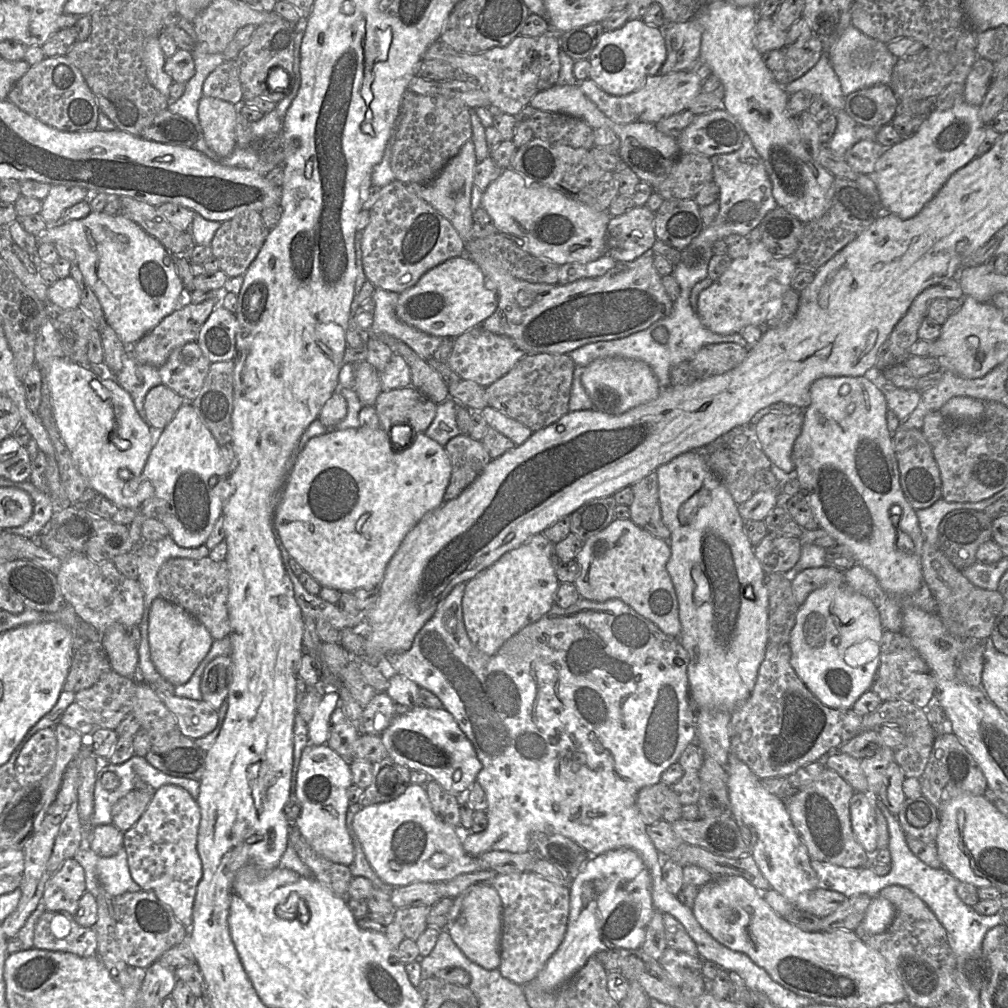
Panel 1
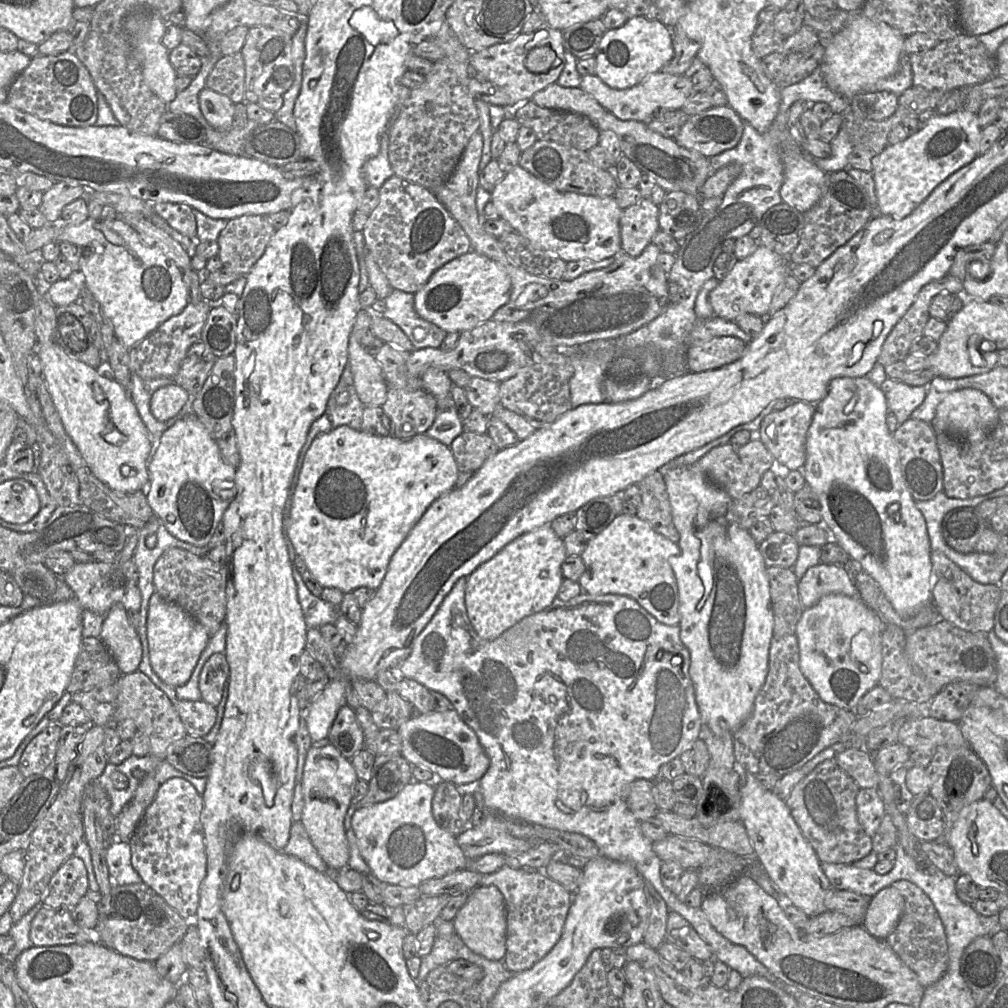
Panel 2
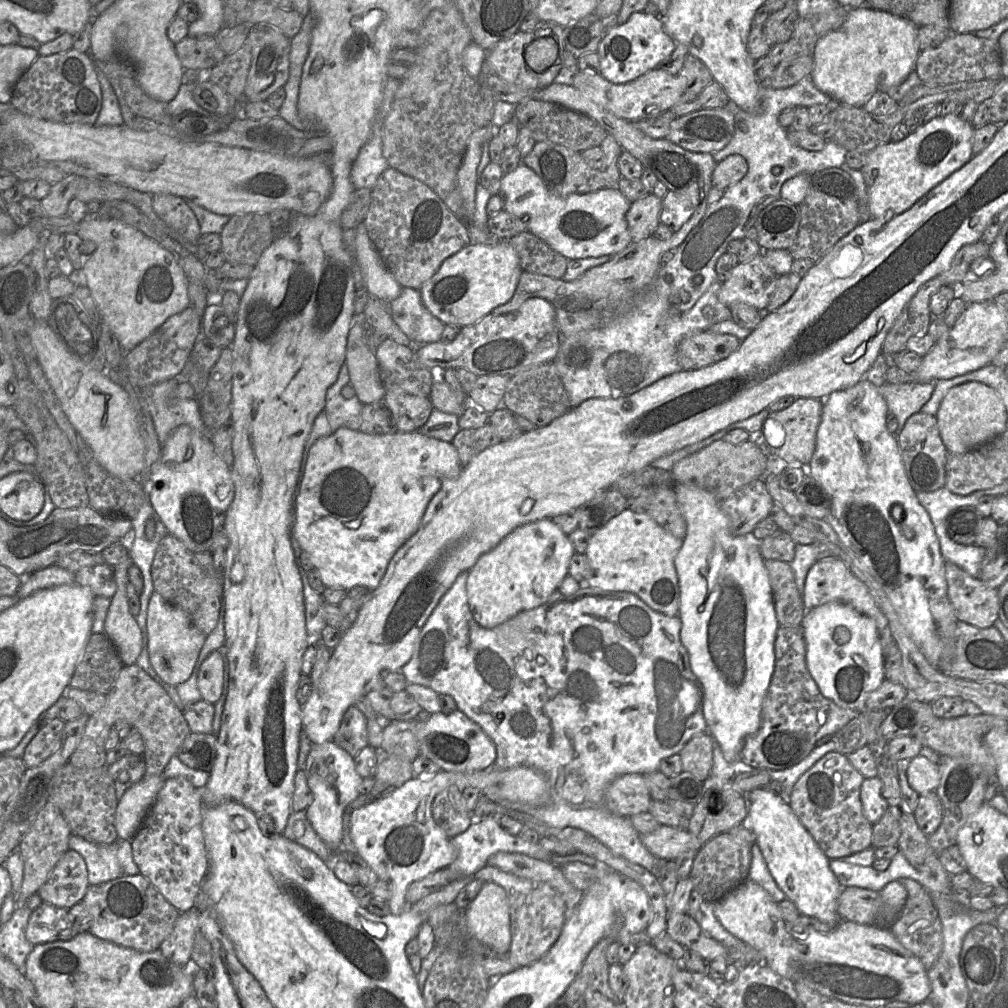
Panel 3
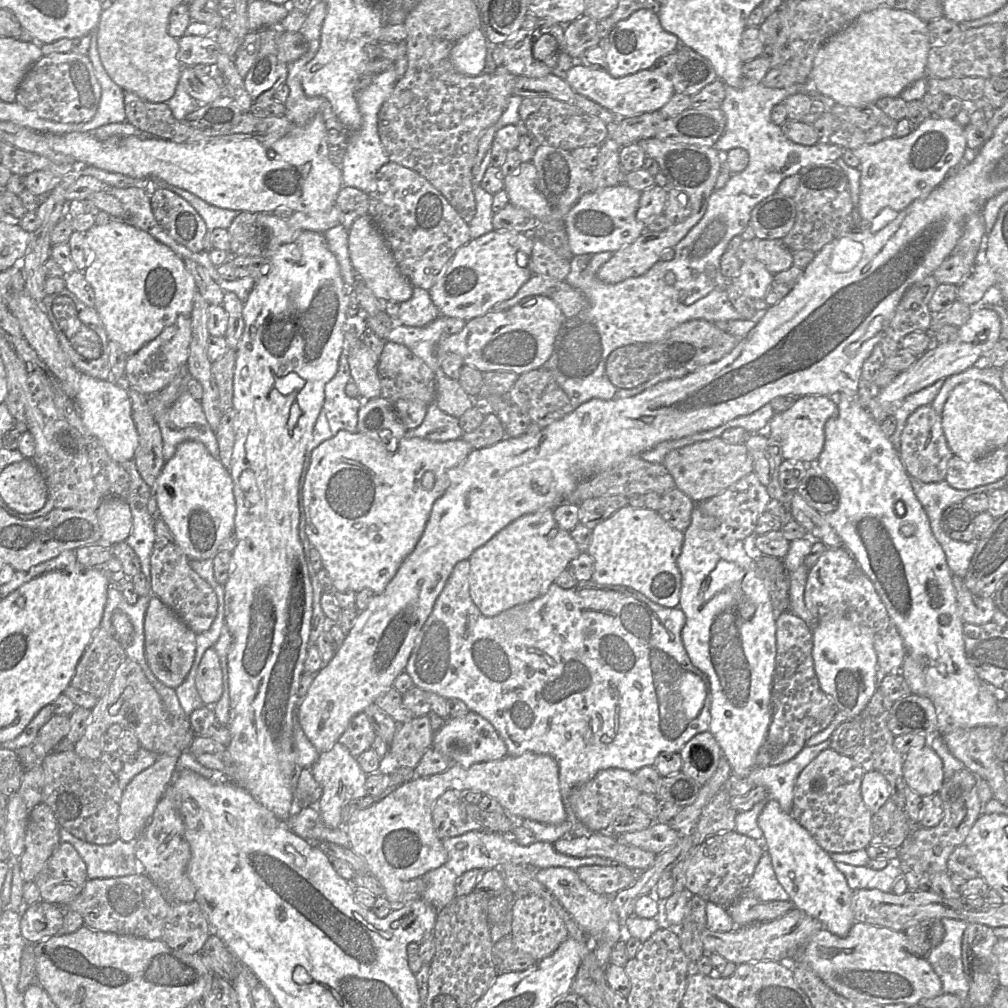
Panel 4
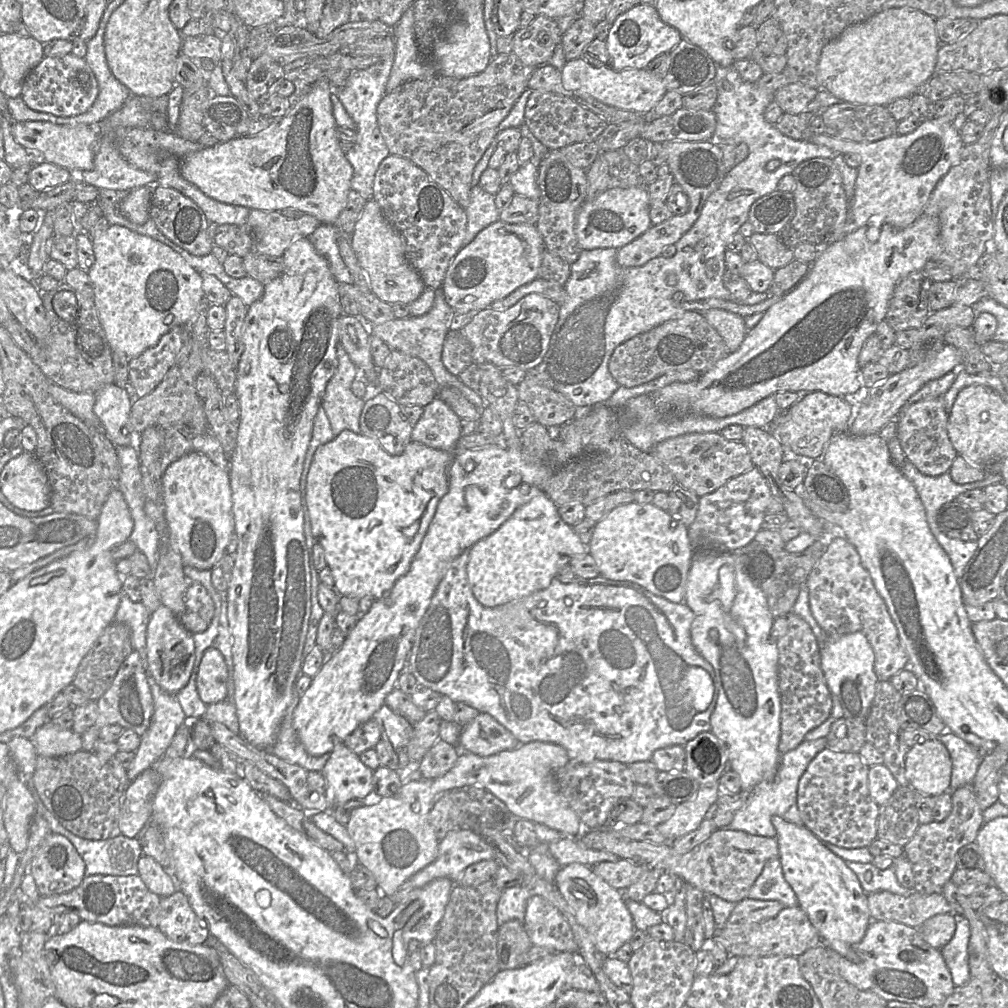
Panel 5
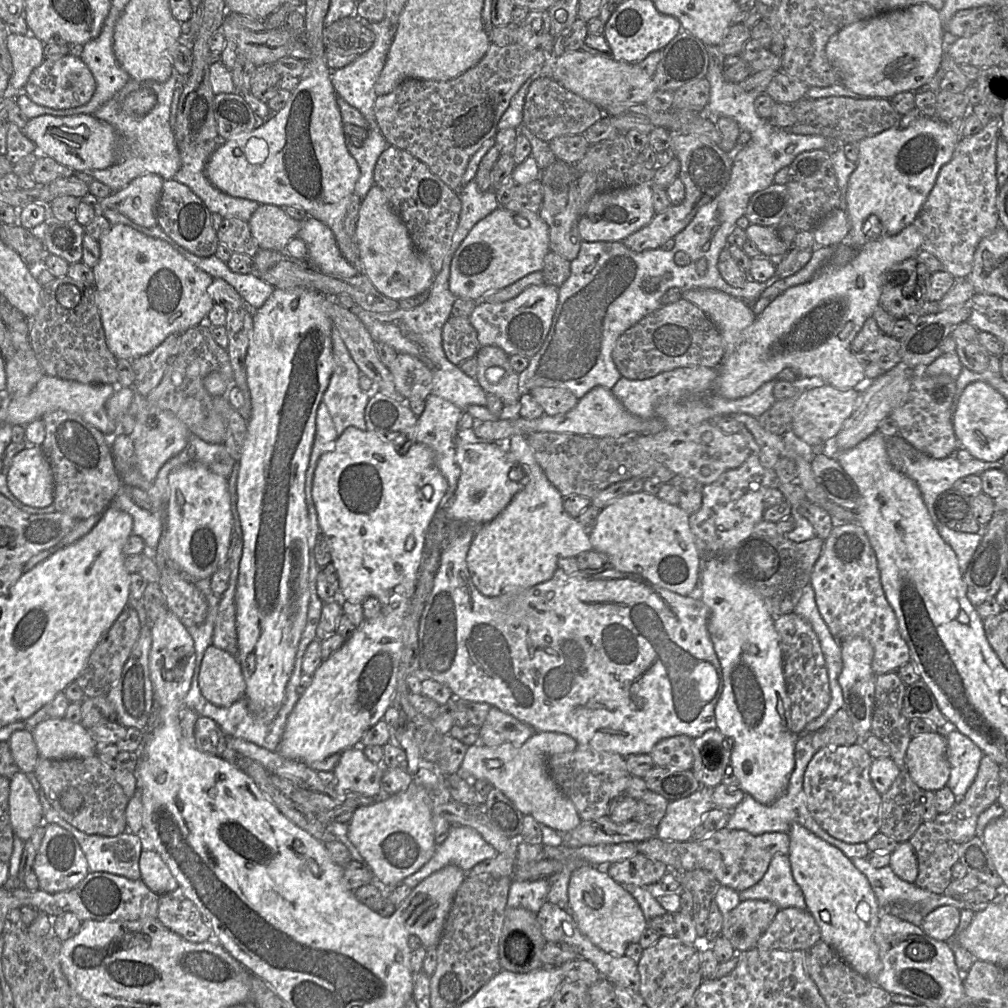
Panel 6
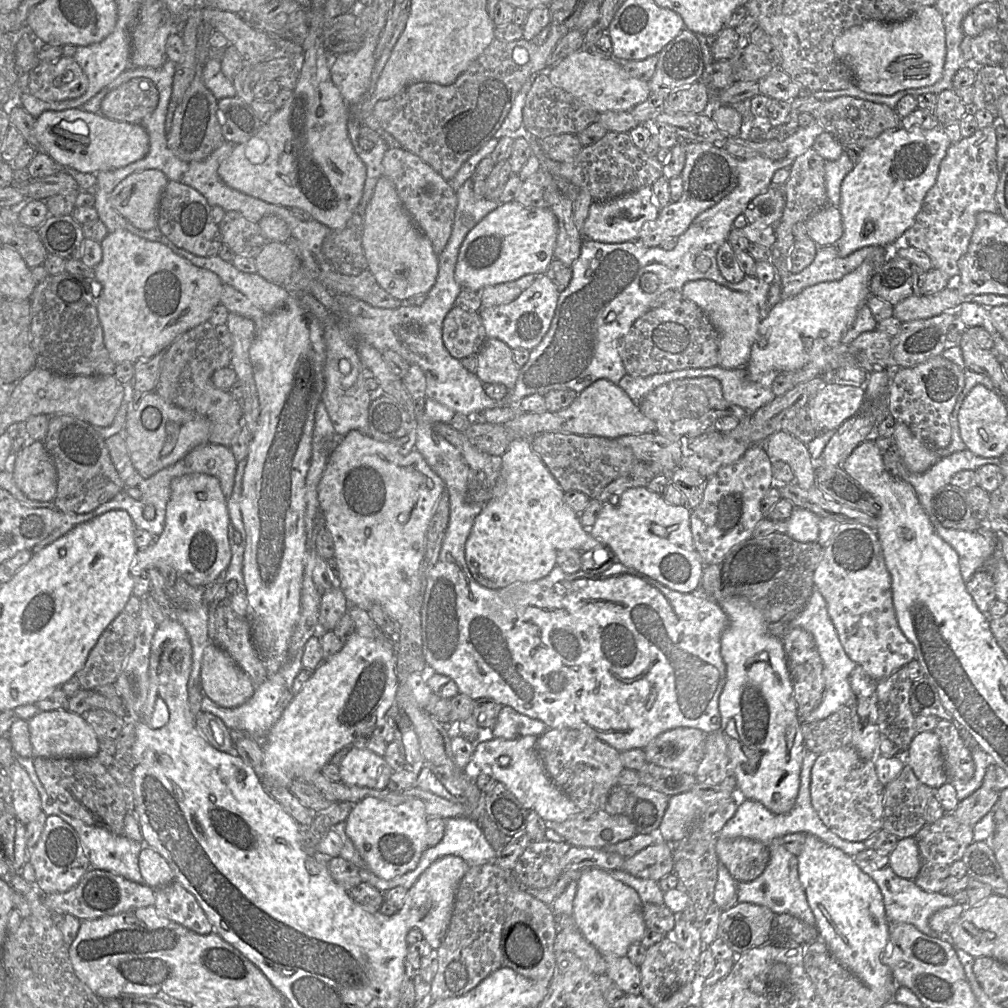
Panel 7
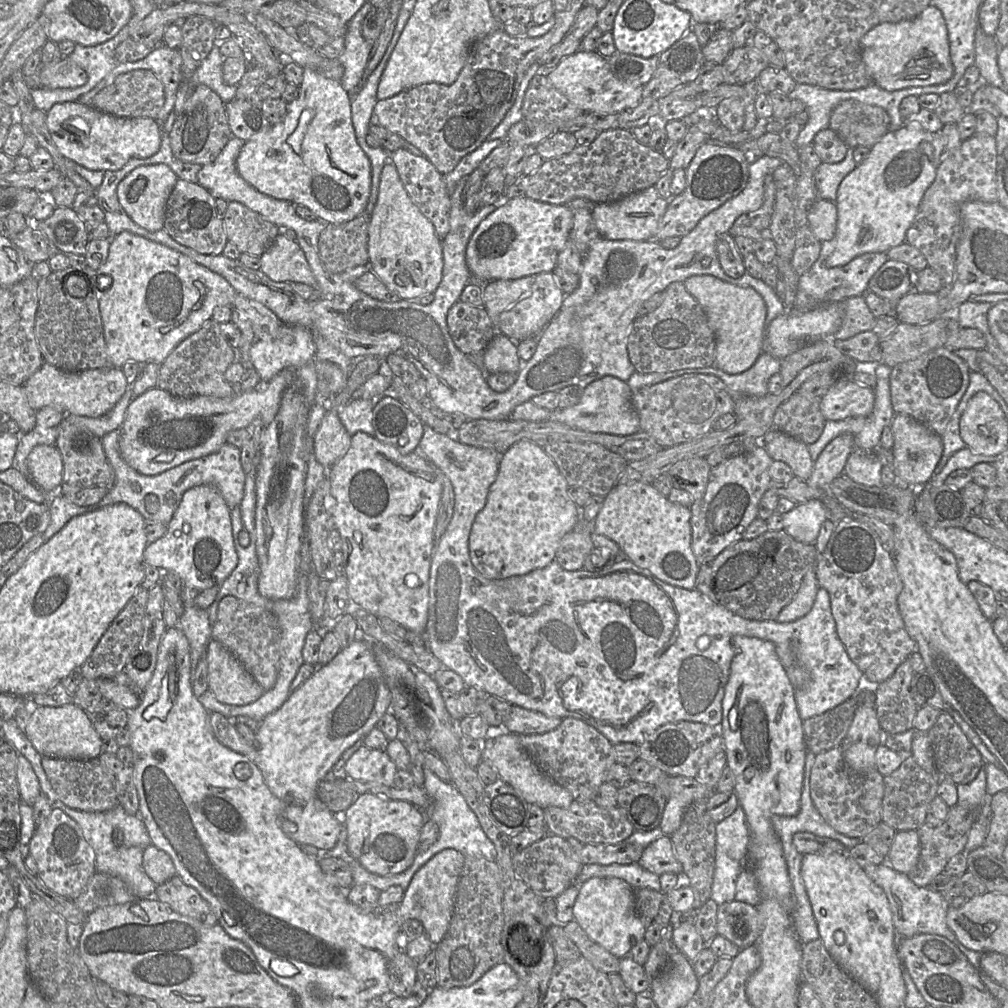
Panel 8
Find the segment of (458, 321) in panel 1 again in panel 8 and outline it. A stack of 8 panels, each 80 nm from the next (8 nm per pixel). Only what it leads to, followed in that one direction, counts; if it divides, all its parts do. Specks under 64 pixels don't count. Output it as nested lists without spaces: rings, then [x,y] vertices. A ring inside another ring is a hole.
[[[526,196],[504,199],[498,205],[468,241],[465,259],[471,281],[487,283],[552,272],[573,227],[574,210],[567,204],[554,205]]]

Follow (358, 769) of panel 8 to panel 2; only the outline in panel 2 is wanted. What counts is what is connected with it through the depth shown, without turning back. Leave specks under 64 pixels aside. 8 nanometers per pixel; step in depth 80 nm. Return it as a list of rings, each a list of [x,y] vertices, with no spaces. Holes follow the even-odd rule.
[[[328,738],[313,743],[305,759],[301,780],[304,808],[300,821],[319,856],[329,868],[348,867],[350,853],[344,830],[344,818],[353,802],[353,789],[357,782],[358,778],[351,760],[346,759]]]

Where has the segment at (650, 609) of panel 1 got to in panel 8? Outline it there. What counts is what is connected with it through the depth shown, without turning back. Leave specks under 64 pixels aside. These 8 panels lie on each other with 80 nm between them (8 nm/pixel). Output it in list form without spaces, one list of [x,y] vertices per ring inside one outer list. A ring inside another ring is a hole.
[[[652,484],[615,485],[604,497],[593,522],[593,533],[613,540],[620,547],[623,557],[648,570],[659,580],[691,590],[696,586],[700,564],[692,550],[690,518],[690,507],[669,501]]]

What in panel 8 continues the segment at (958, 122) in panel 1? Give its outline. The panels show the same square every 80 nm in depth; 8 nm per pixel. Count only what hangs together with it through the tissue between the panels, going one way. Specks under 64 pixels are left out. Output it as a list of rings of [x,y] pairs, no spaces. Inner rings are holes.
[[[901,127],[887,132],[870,148],[870,152],[840,183],[836,196],[838,213],[836,245],[826,259],[829,268],[844,266],[855,257],[868,252],[886,252],[905,242],[906,233],[918,212],[925,191],[936,177],[945,155],[945,139],[940,132],[928,132]]]

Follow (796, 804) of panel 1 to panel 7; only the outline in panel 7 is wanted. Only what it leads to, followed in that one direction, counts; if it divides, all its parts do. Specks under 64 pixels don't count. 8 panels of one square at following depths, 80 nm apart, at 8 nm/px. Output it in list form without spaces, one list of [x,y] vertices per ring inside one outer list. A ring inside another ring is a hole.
[[[852,745],[838,747],[817,756],[810,776],[811,804],[821,821],[834,834],[850,842],[864,842],[882,829],[884,785],[877,777],[873,760],[863,760]]]

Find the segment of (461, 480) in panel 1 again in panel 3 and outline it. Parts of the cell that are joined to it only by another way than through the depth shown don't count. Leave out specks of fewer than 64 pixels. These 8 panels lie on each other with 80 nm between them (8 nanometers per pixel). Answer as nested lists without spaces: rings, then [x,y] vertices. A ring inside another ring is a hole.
[[[488,422],[477,429],[461,429],[452,440],[462,467],[483,450],[500,443],[501,438]]]

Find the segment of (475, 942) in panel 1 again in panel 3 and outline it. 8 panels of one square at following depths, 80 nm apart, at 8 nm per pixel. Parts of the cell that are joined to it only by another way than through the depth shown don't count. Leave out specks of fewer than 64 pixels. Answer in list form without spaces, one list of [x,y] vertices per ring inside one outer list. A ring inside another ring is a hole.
[[[484,882],[479,893],[464,910],[464,916],[470,935],[497,955],[504,955],[509,951],[509,906],[502,886]]]

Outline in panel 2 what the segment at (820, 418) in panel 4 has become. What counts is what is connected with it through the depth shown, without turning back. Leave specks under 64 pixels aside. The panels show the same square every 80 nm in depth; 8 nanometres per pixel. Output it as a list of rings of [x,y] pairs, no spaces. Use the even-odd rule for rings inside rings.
[[[797,401],[784,410],[772,411],[763,418],[756,438],[764,444],[776,461],[784,464],[789,470],[798,470],[806,461],[806,437],[815,411],[814,404],[804,401]]]

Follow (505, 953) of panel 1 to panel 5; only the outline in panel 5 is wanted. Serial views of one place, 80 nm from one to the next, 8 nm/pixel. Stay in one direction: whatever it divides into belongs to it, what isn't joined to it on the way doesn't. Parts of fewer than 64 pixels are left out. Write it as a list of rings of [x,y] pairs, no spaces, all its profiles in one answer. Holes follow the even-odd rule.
[[[532,895],[528,899],[523,925],[533,946],[544,947],[554,953],[578,953],[569,923],[544,897]]]

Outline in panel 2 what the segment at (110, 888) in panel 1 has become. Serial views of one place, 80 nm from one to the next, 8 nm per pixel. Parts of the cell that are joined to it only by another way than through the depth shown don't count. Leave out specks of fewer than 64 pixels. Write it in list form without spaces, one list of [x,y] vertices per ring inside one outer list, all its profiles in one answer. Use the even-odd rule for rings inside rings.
[[[111,839],[105,849],[105,858],[111,878],[111,887],[142,881],[131,864],[131,848],[128,841]]]

